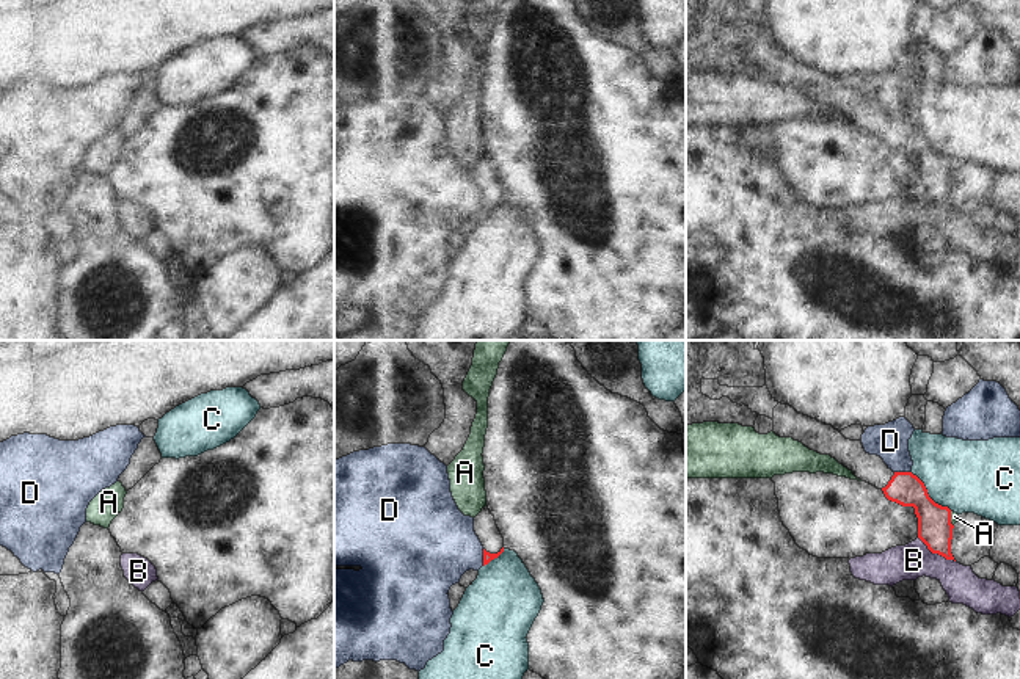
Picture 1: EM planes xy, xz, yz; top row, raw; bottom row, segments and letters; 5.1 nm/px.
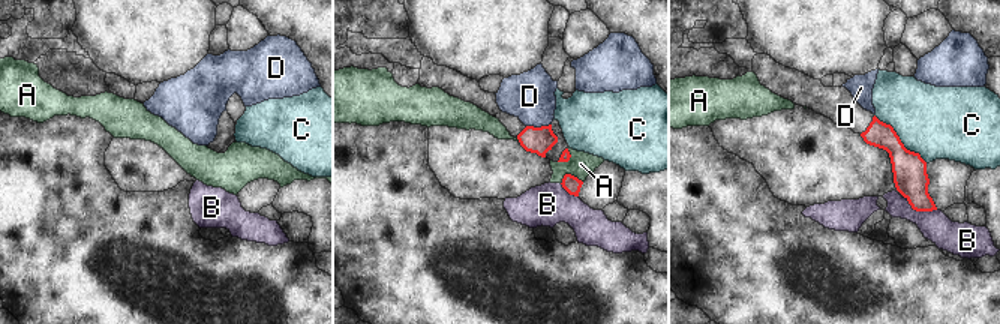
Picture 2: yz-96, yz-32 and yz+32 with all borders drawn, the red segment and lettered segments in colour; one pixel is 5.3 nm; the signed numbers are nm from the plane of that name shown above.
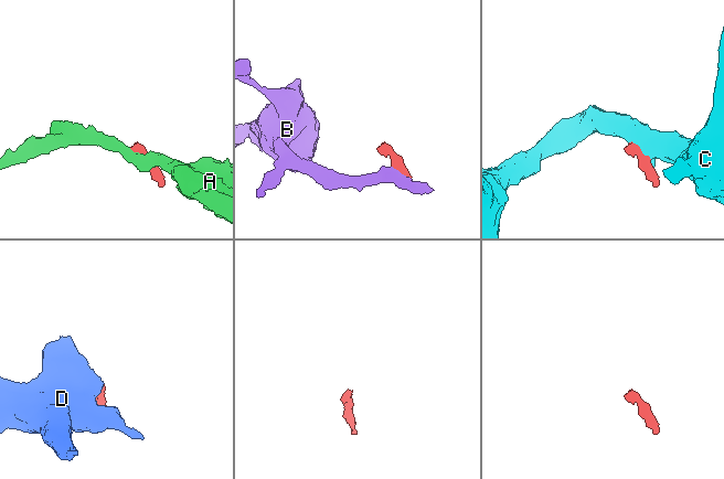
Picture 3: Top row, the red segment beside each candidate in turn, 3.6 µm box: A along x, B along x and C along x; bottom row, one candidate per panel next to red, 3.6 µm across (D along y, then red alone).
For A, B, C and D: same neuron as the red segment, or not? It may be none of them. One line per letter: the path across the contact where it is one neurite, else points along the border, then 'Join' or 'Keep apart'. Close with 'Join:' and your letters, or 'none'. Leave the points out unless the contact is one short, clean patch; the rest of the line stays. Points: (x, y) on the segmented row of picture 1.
A: Boundary: yz (950, 511), (953, 526). Keep apart
B: Boundary: yz (918, 537), (932, 552), (954, 562). Keep apart
C: Boundary: yz (910, 471), (936, 502), (951, 510). Keep apart
D: Boundary: xz (482, 549), (484, 565). Keep apart
Join: none

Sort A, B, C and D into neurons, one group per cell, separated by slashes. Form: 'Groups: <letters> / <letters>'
Groups: A / B / C / D

